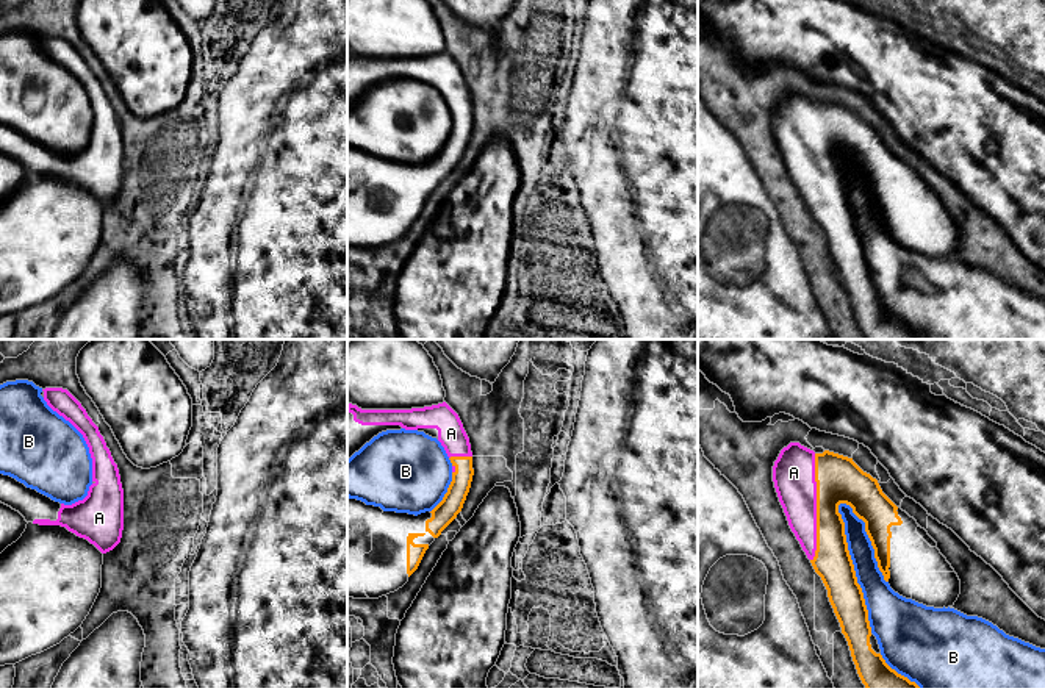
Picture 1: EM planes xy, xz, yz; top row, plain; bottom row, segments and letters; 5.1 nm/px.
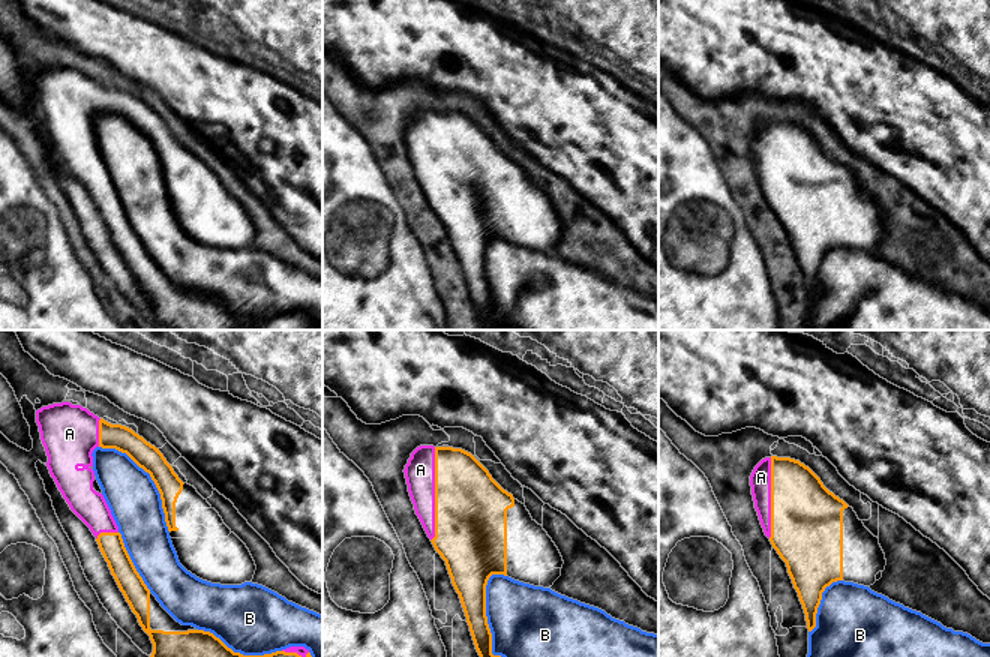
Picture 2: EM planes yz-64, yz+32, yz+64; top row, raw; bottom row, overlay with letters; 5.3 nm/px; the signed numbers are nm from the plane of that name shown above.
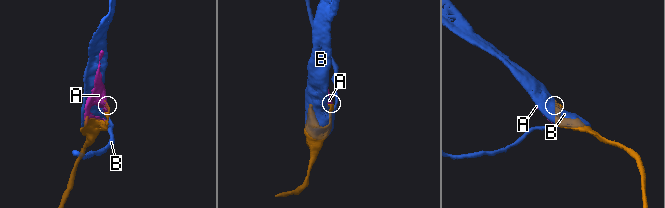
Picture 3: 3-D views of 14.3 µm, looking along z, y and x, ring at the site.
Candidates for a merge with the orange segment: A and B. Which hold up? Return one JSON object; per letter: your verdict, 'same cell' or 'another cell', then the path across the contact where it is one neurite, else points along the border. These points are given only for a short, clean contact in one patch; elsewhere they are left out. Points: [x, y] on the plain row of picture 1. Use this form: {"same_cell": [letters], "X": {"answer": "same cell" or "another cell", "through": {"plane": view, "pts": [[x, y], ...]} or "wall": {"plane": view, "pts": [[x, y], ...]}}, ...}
{"same_cell": ["A"], "A": {"answer": "same cell"}, "B": {"answer": "another cell"}}

